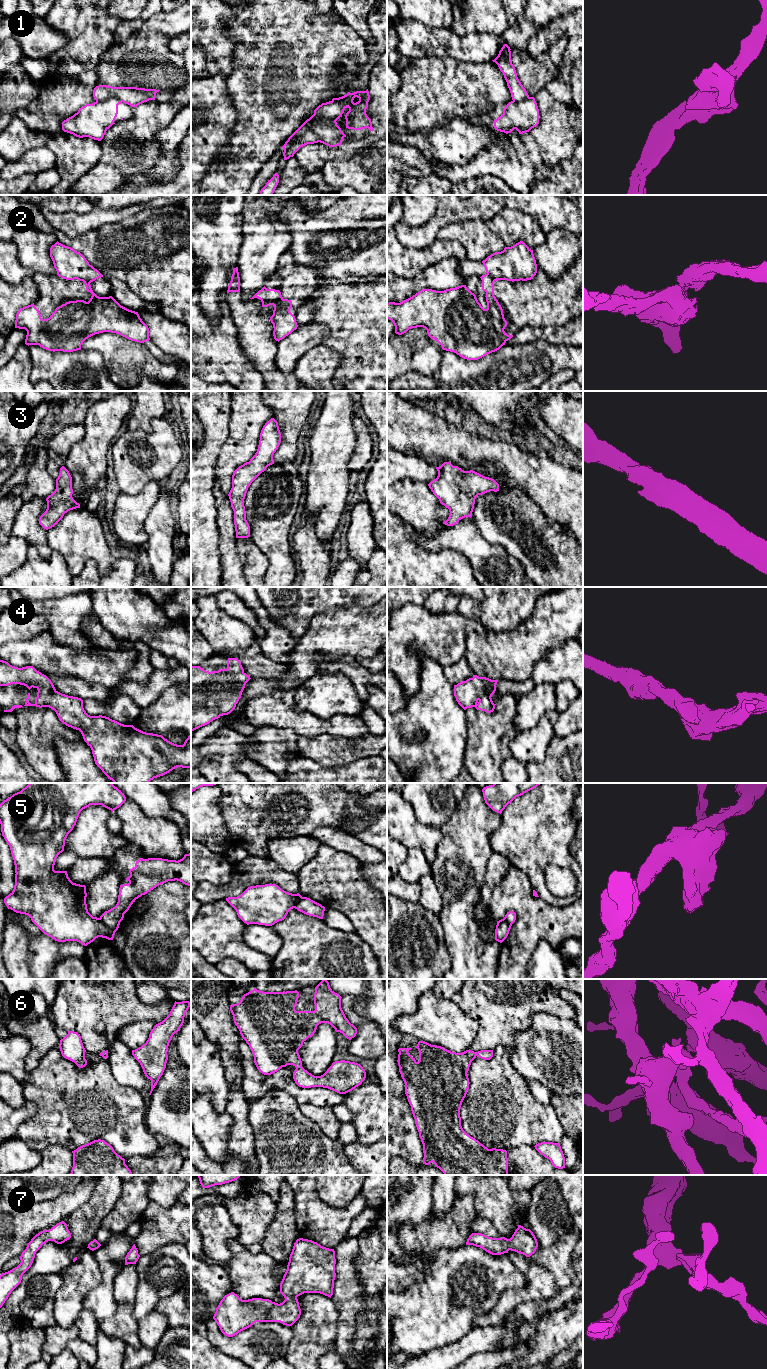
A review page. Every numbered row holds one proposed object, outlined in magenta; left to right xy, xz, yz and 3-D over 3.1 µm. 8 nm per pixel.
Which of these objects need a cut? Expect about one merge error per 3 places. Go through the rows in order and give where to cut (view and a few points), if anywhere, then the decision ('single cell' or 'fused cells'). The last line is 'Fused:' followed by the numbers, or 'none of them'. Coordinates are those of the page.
1: xz (288, 140), (294, 139), (306, 130), (311, 130), (320, 141) | fused cells
2: yz (487, 273), (493, 278), (501, 279) | fused cells
3: no cut | single cell
4: no cut | single cell
5: xy (98, 918), (115, 931) | fused cells
6: no cut | single cell
7: no cut | single cell
Fused: 1, 2, 5

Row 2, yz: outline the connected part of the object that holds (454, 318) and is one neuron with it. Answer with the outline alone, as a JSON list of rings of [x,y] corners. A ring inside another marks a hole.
[[[488,274],[482,275],[482,290],[486,292],[487,308],[484,309],[478,302],[476,295],[472,293],[466,285],[456,288],[436,291],[432,289],[422,289],[412,297],[400,302],[387,303],[387,319],[391,320],[395,326],[395,333],[402,335],[411,328],[423,327],[427,330],[430,338],[436,340],[443,350],[454,352],[467,360],[478,360],[487,354],[499,350],[513,335],[508,335],[504,329],[507,321],[504,318],[503,309],[494,296],[494,282],[501,279],[493,279]]]

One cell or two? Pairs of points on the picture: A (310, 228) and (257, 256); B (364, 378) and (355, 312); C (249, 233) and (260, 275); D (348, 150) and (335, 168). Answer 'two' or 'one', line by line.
A: two
B: one
C: one
D: two

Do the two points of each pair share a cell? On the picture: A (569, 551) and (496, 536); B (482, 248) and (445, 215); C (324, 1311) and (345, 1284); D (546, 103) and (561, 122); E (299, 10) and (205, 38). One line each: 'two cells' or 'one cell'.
A: one cell
B: two cells
C: two cells
D: one cell
E: two cells

